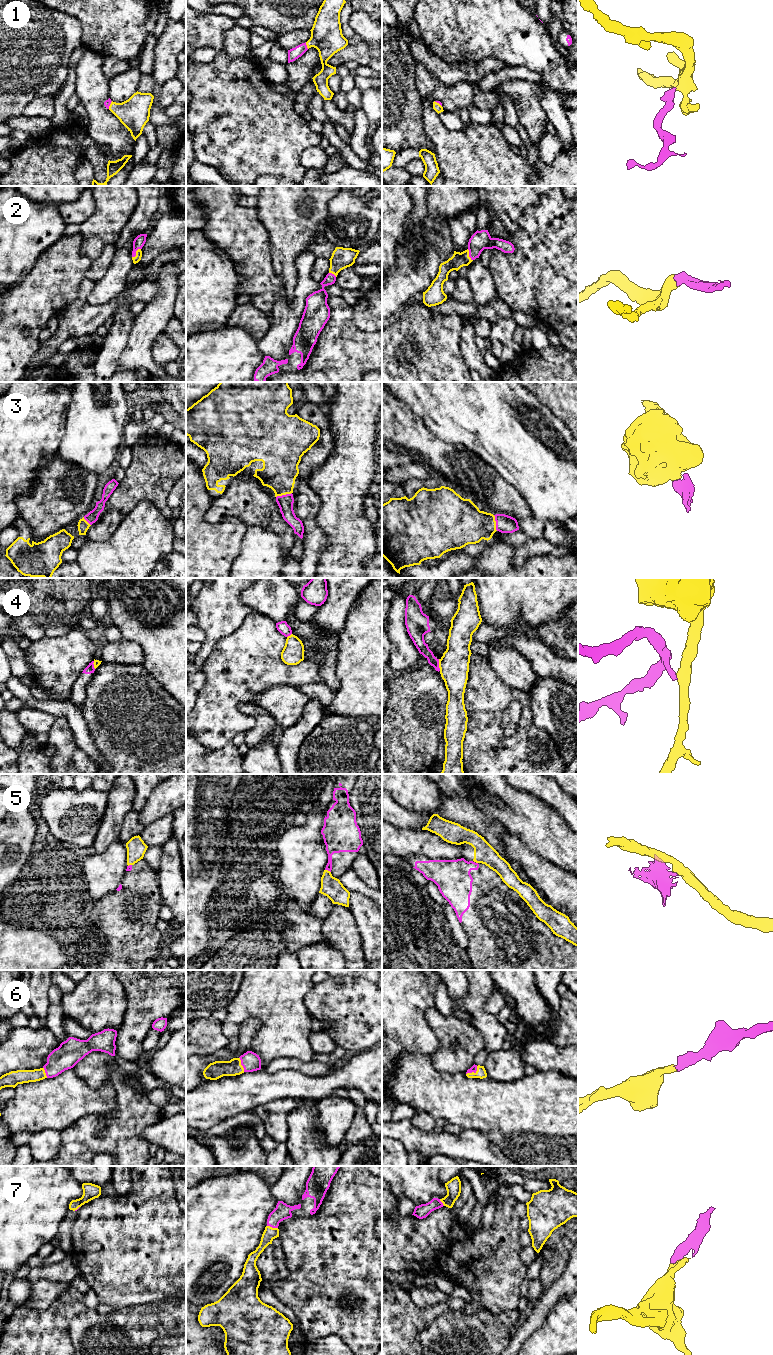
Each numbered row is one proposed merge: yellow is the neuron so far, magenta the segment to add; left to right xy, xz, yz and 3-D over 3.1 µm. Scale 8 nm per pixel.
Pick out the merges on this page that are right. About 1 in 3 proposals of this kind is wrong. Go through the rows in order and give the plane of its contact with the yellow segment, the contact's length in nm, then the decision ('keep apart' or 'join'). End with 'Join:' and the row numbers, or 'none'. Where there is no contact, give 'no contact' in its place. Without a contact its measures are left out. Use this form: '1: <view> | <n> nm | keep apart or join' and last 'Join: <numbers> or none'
1: xz | 60 nm | join
2: xy | 100 nm | join
3: xz | 130 nm | join
4: yz | 100 nm | keep apart
5: xz | 50 nm | keep apart
6: yz | 120 nm | join
7: xz | 90 nm | join
Join: 1, 2, 3, 6, 7

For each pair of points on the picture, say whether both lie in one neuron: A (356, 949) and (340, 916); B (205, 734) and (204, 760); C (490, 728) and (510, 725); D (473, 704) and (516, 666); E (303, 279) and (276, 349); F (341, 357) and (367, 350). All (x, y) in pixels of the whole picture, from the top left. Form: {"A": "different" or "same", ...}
{"A": "same", "B": "different", "C": "different", "D": "different", "E": "same", "F": "same"}

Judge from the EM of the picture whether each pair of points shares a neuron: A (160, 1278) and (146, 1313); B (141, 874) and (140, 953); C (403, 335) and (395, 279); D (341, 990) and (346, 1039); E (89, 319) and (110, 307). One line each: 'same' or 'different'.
A: different
B: same
C: different
D: same
E: same

